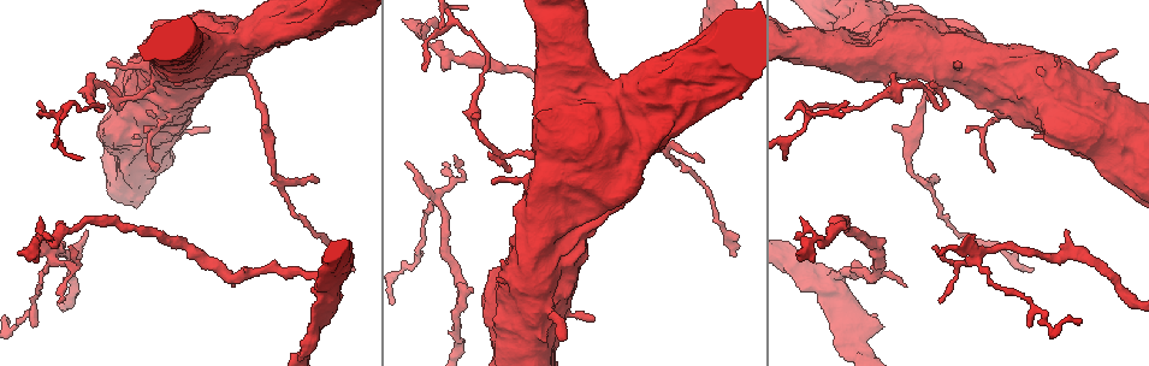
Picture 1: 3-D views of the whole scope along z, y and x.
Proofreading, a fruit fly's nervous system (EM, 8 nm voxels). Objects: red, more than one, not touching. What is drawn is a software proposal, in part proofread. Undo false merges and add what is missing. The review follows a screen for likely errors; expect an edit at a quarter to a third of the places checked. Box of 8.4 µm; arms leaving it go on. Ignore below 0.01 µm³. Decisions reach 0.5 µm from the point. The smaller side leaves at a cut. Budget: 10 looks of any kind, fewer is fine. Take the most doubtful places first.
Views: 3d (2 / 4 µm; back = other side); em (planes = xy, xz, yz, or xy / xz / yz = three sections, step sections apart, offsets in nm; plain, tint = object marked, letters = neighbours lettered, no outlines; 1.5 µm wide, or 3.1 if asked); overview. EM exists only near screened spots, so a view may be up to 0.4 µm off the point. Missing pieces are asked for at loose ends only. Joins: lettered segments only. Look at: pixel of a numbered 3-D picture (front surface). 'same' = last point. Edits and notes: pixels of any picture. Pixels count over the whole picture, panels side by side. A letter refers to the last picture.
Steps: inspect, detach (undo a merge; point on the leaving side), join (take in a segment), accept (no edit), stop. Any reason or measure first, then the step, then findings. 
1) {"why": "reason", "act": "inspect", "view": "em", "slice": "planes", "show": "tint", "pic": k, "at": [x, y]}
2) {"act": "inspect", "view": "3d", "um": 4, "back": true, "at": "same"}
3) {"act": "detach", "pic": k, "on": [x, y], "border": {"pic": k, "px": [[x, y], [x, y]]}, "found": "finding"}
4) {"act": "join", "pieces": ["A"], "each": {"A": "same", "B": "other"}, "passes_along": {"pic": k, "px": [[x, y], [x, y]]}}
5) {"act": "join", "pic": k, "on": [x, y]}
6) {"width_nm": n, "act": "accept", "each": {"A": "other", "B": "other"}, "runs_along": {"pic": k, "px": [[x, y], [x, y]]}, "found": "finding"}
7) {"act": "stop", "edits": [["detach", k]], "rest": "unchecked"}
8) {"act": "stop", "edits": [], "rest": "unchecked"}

{"act": "inspect", "view": "em", "slice": "xy", "step": 4, "show": "tint", "pic": 1, "at": [39, 103]}

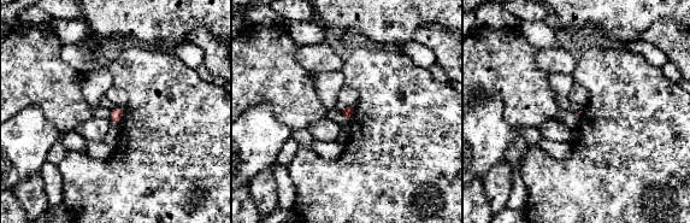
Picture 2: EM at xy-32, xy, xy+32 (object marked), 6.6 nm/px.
{"act": "inspect", "view": "em", "slice": "planes", "show": "letters", "at": "same"}

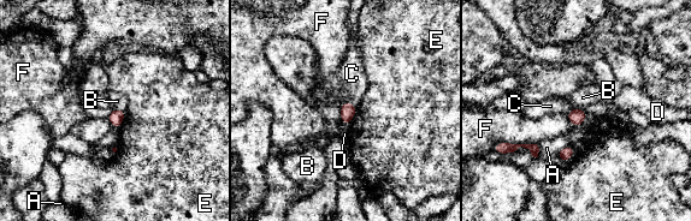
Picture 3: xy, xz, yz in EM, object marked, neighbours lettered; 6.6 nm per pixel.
{"act": "accept", "each": {"A": "other", "B": "other", "C": "other", "D": "other", "E": "other", "F": "other"}, "border": {"pic": 3, "px": [[112, 107], [123, 109]]}, "found": "none of them fits"}

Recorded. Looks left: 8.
{"why": "calibre changes", "act": "inspect", "view": "em", "slice": "planes", "show": "letters", "pic": 1, "at": [832, 277]}

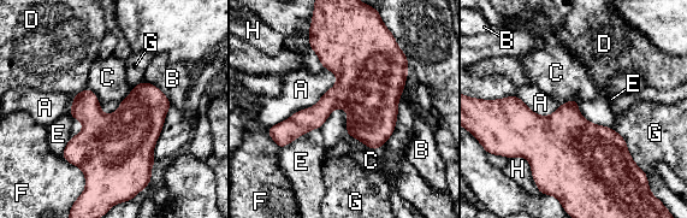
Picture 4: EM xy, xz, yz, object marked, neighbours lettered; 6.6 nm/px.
{"longest_contact_nm": ["A", 600], "act": "accept", "each": {"A": "other", "B": "other", "C": "other", "D": "other", "E": "other", "F": "other", "G": "other", "H": "other"}, "border": {"pic": 4, "px": [[347, 135], [374, 149], [383, 146]]}, "found": "all the same neuron"}

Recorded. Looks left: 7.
{"act": "inspect", "view": "em", "slice": "planes", "show": "letters", "pic": 1, "at": [37, 323]}

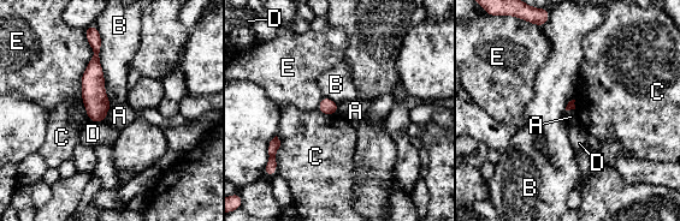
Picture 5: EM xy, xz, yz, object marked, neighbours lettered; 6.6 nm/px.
{"act": "accept", "each": {"A": "other", "B": "other", "C": "other", "D": "other", "E": "other"}, "border": {"pic": 5, "px": [[111, 105], [105, 119]]}, "found": "no lettered segment goes on from it"}

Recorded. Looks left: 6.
{"why": "free end", "act": "inspect", "view": "em", "slice": "xz", "step": 4, "show": "letters", "pic": 1, "at": [437, 22]}

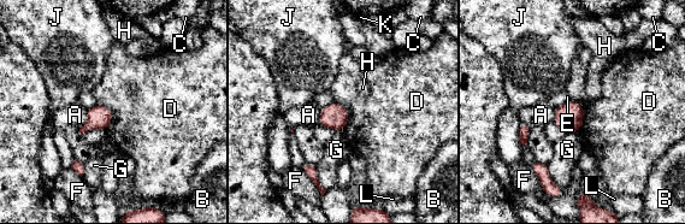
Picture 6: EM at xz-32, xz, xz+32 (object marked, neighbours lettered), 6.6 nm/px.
{"longest_contact_nm": ["D", 240], "act": "accept", "each": {"A": "other", "B": "other", "C": "other", "D": "other", "E": "other", "F": "other", "G": "other", "H": "other", "J": "other", "K": "other", "L": "other"}, "found": "no lettered segment goes on from it"}

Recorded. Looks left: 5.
{"act": "stop", "edits": [], "rest": "unchecked"}

